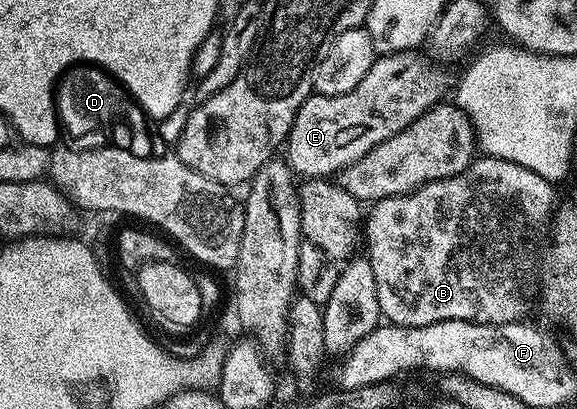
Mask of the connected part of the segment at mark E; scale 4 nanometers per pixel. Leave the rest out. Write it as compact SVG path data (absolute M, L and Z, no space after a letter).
M399 53L375 58L372 69L364 73L364 81L360 81L360 85L356 85L352 93L340 93L336 97L307 94L306 100L294 114L292 129L287 133L284 144L284 159L293 174L298 177L302 175L303 180L337 176L348 165L360 161L364 153L412 125L416 117L420 117L428 108L439 102L440 95L434 92L434 71L425 67L416 56L414 53Z

